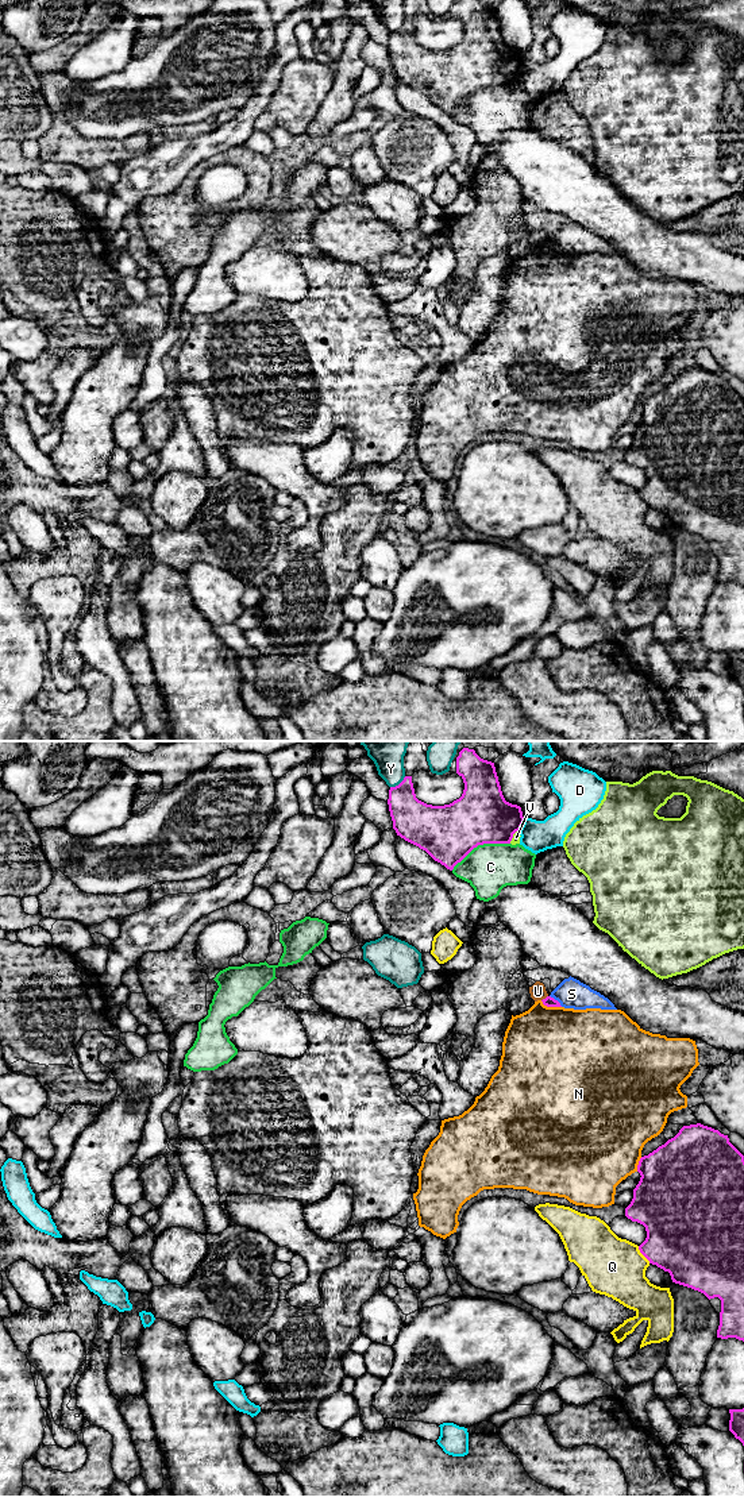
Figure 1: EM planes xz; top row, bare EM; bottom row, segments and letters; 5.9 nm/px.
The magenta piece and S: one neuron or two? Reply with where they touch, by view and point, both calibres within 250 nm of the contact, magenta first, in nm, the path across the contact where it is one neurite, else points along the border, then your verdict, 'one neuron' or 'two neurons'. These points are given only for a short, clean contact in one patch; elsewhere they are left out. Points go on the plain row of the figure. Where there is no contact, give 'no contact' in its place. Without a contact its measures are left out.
meets magenta in xz at (556, 245); 60 nm thick on the magenta side, 180 nm on the other; border along xz (550, 239), (562, 250); two neurons

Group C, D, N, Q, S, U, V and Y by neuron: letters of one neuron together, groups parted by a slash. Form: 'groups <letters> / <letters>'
groups C / D / N / Q / S / U / V / Y

